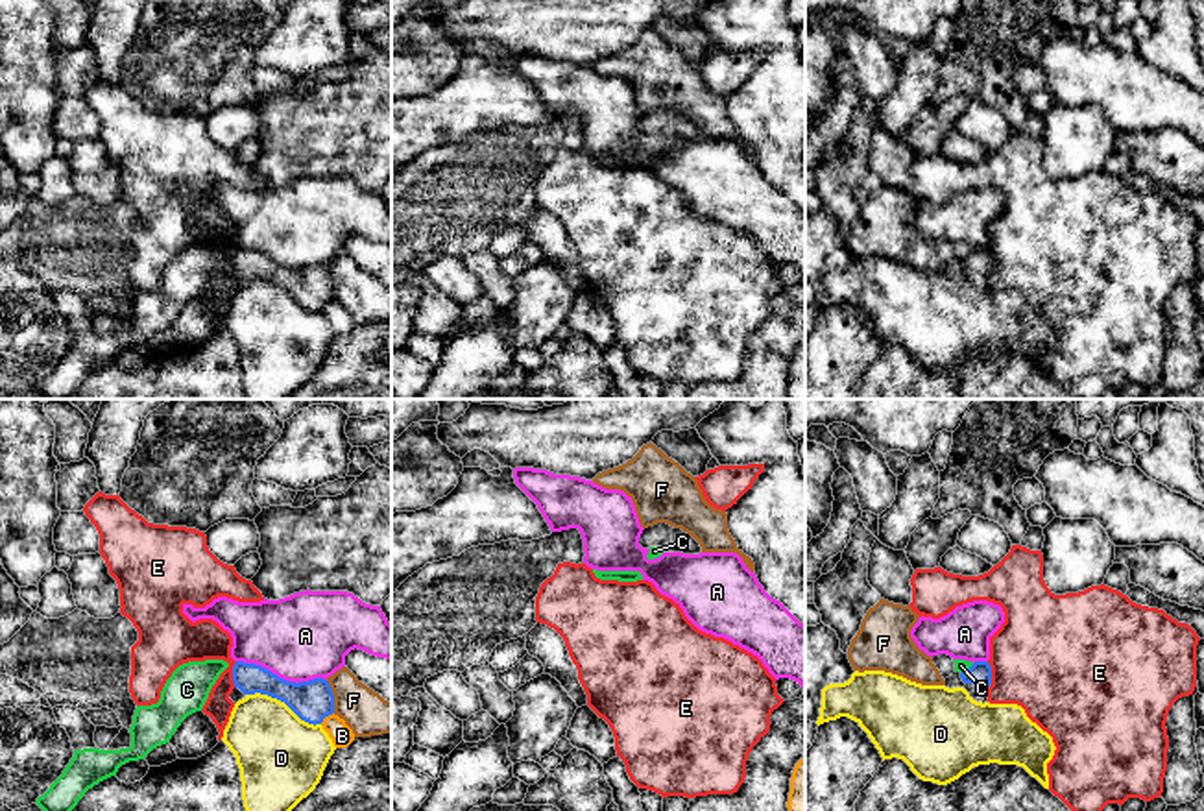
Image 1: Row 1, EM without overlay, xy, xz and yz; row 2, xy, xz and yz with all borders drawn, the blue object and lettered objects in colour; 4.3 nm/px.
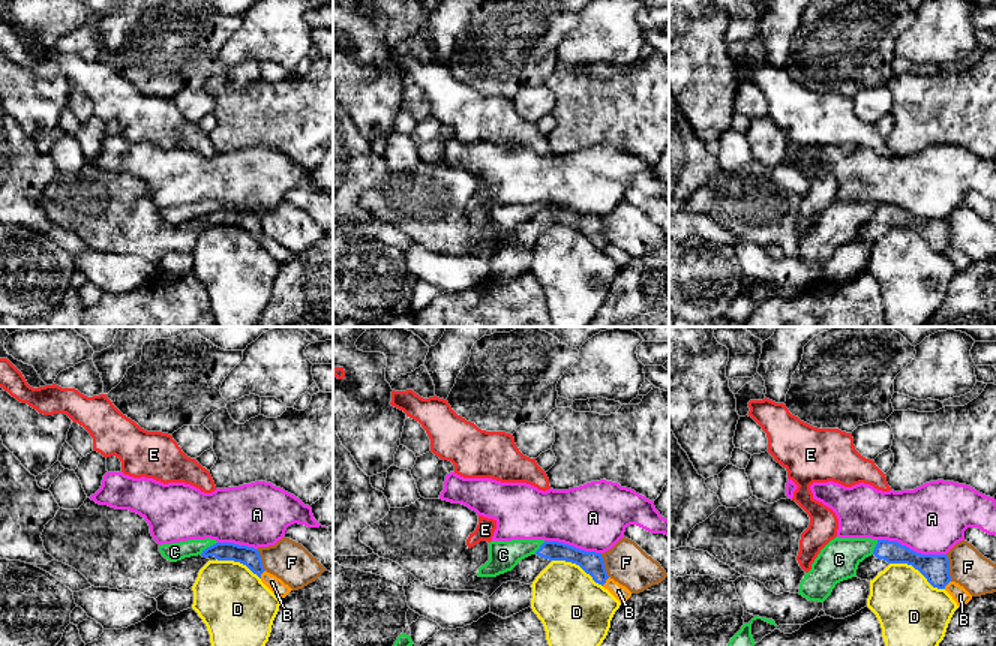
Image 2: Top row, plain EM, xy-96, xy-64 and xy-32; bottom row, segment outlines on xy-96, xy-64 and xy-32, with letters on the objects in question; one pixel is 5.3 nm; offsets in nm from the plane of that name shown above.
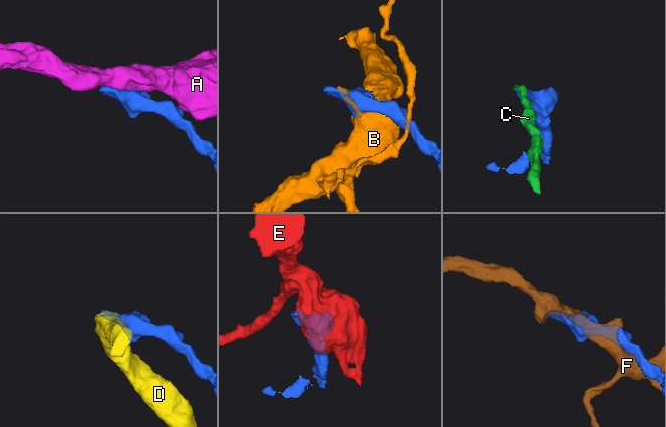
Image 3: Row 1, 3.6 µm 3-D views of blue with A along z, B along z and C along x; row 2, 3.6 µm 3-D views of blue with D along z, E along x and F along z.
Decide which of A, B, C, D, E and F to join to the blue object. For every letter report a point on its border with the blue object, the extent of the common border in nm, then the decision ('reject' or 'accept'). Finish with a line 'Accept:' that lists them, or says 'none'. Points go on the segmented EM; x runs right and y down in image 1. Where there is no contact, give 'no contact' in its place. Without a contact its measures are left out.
A: xy (281, 678) | 400 nm | reject
B: xy (325, 715) | 80 nm | reject
C: yz (966, 669) | 80 nm | reject
D: xy (283, 701) | 360 nm | reject
E: yz (990, 675) | 120 nm | reject
F: xy (333, 697) | 150 nm | reject
Accept: none

